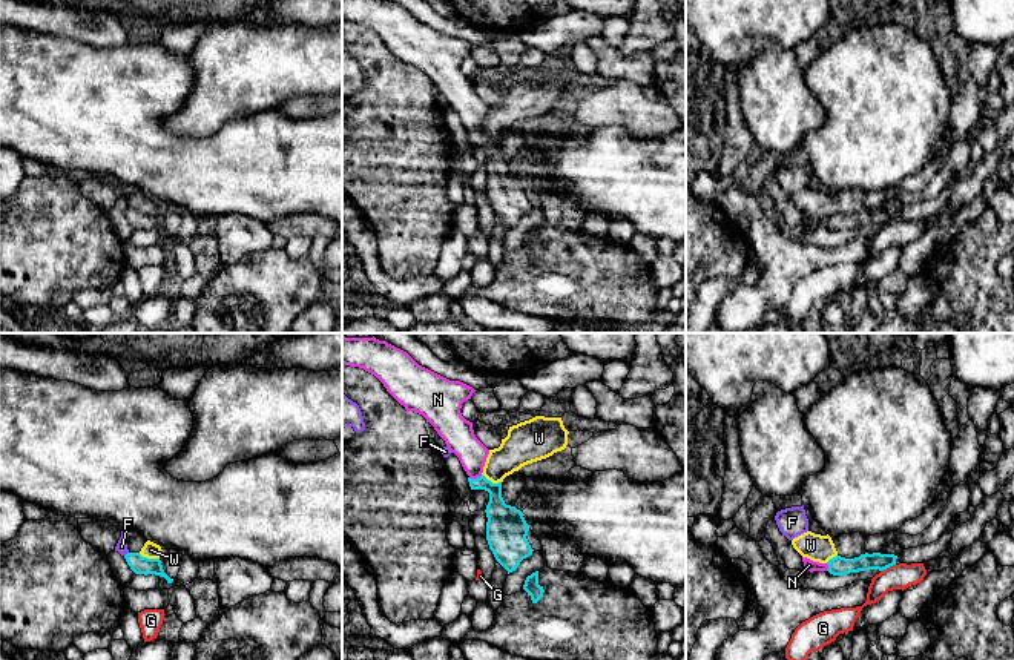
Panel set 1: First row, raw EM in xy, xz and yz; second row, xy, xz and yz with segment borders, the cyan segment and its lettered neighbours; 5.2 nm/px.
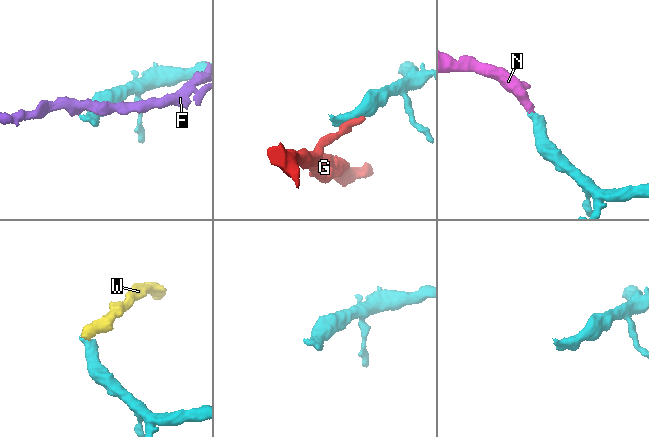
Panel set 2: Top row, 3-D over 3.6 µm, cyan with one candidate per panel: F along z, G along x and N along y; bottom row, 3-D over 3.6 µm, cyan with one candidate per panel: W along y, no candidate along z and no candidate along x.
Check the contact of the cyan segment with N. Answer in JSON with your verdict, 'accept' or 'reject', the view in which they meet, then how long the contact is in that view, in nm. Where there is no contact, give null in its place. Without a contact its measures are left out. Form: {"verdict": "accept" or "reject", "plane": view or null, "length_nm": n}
{"verdict": "accept", "plane": "xz", "length_nm": 70}

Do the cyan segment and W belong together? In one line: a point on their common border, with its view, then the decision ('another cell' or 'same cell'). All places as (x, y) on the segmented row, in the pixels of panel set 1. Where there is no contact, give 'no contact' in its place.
contact xy (149, 559); another cell

